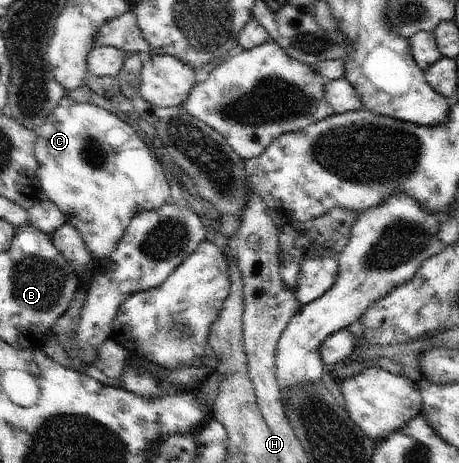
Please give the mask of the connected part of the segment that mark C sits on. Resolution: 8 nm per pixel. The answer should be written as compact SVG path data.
M89 103L70 107L59 105L46 116L46 122L37 130L35 156L38 160L40 188L62 213L66 221L80 232L88 252L95 260L110 256L116 244L122 239L128 224L142 210L158 210L171 201L171 188L162 164L153 150L142 143L136 132L110 112Z

